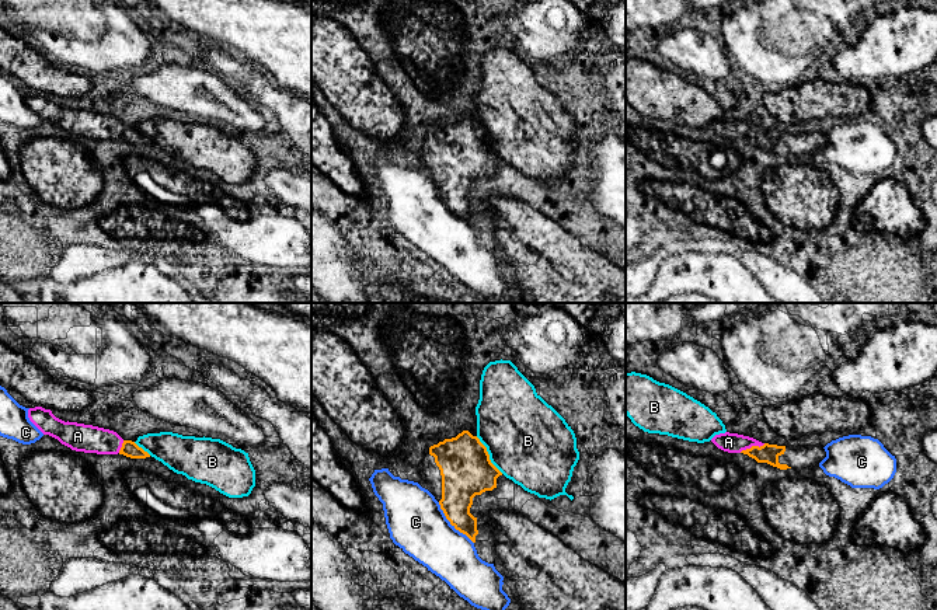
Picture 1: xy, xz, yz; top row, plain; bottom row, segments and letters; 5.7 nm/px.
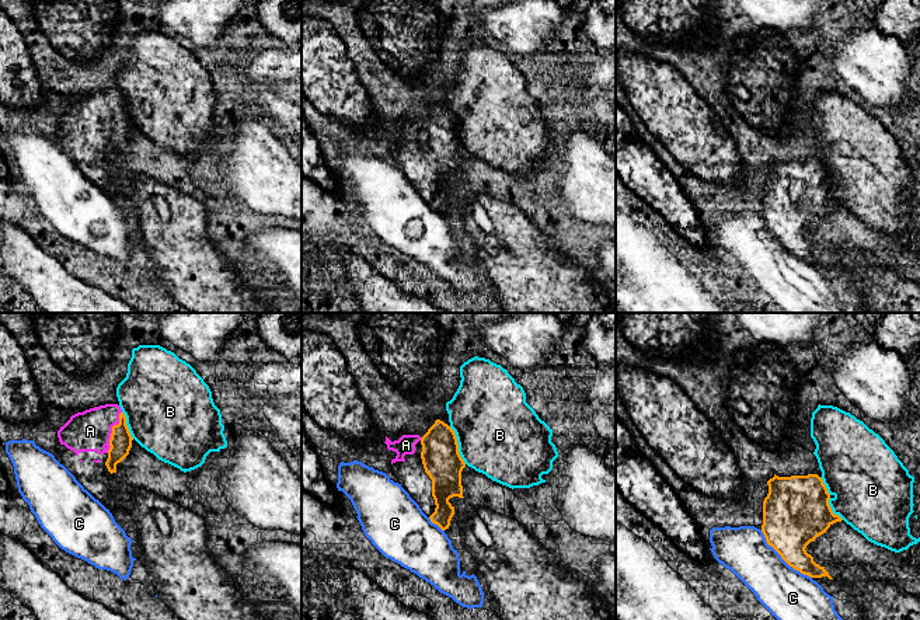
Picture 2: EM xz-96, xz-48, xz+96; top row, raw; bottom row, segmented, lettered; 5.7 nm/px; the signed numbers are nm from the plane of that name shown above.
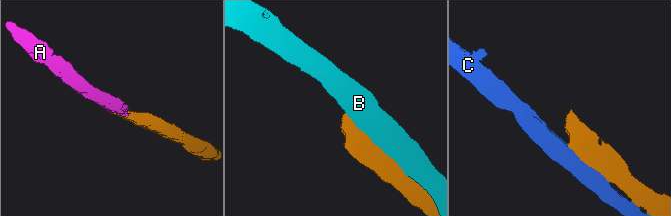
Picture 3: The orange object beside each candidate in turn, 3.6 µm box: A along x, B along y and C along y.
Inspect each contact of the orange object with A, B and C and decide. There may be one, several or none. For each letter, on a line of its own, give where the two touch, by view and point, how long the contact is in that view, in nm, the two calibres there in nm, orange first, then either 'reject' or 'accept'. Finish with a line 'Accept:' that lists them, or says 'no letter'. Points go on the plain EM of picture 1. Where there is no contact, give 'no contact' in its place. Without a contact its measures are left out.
A: contact yz (752, 132); length 160 nm; calibres 110 and 110 nm; accept
B: contact xz (488, 140); length 260 nm; calibres 300 and 480 nm; reject
C: contact xz (452, 211); length 320 nm; calibres 220 and 320 nm; reject
Accept: A

